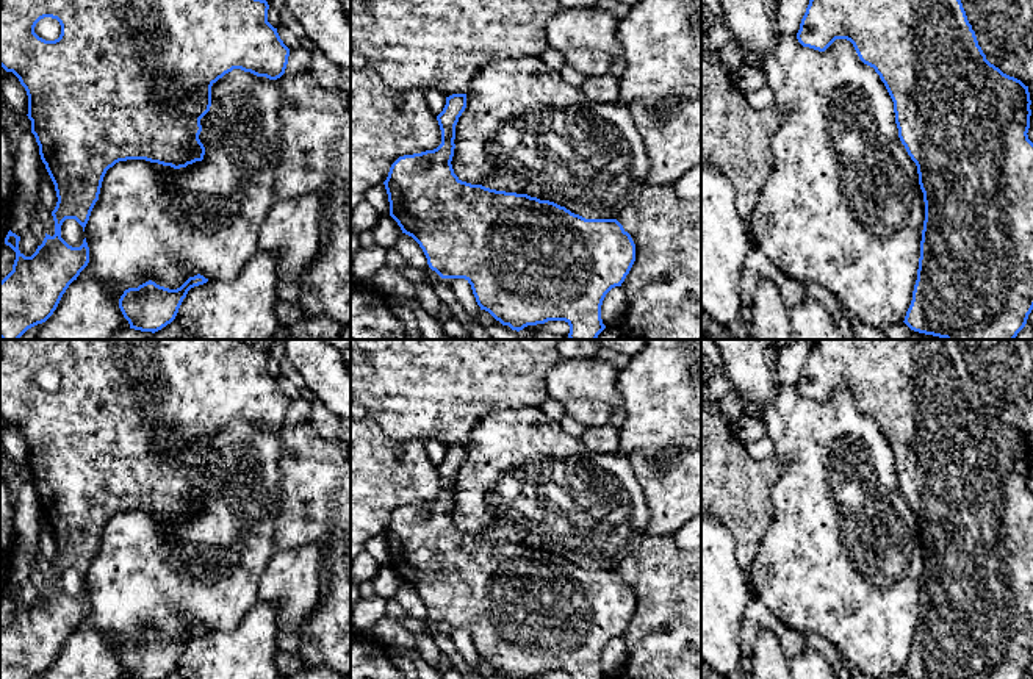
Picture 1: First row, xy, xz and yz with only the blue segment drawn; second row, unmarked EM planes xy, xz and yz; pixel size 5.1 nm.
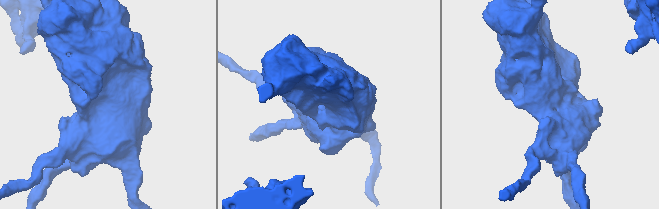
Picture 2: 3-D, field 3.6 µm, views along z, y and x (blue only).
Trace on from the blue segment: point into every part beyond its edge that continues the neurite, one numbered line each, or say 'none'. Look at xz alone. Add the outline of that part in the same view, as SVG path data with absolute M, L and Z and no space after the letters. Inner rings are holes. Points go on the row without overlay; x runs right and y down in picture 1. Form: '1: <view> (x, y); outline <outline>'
none

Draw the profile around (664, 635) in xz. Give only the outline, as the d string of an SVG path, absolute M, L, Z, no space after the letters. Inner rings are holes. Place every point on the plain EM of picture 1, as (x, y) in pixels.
M646 534L617 571L635 595L635 612L621 634L628 660L618 677L701 679L701 546L682 551L673 534Z

